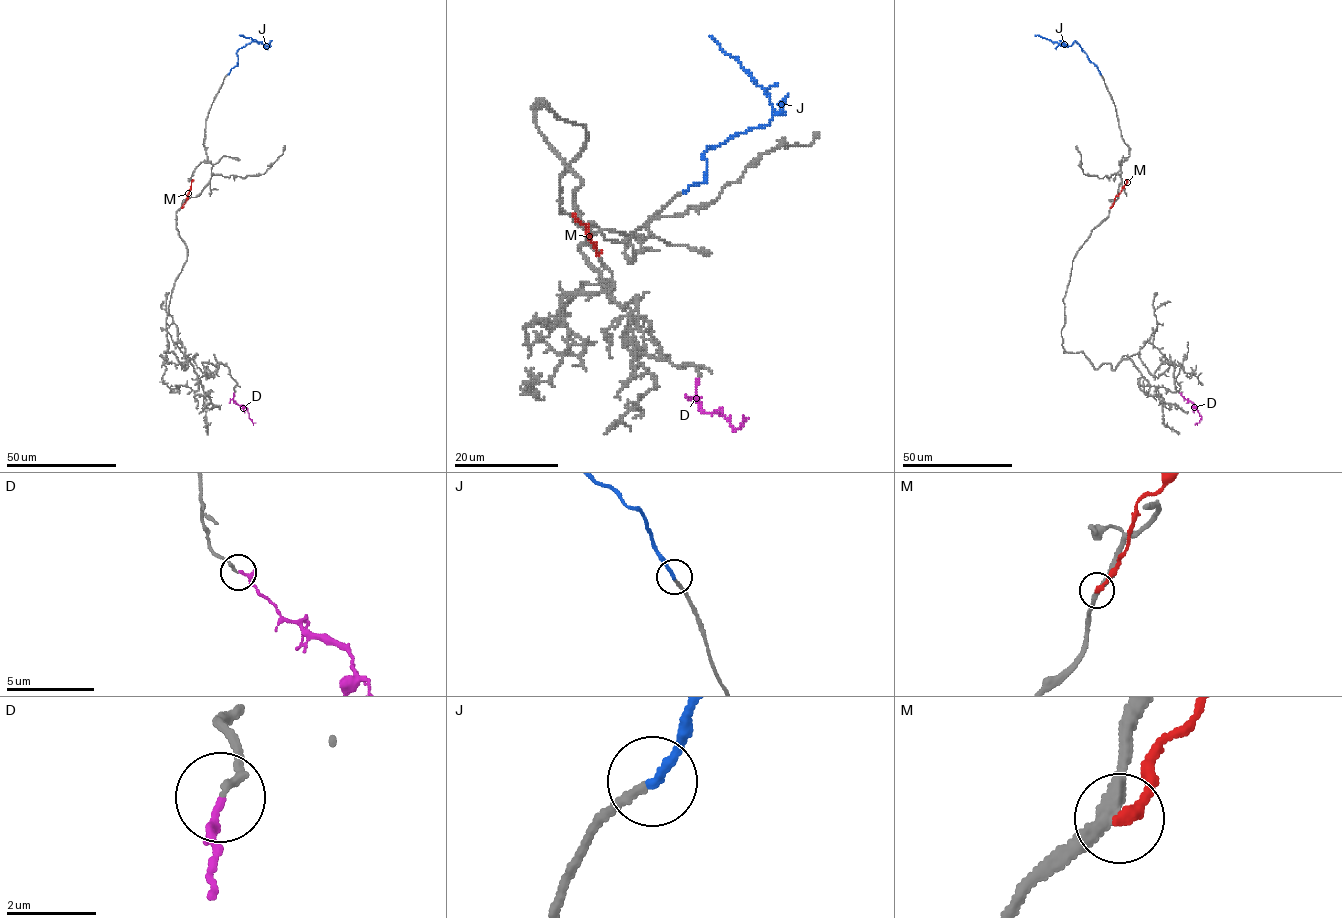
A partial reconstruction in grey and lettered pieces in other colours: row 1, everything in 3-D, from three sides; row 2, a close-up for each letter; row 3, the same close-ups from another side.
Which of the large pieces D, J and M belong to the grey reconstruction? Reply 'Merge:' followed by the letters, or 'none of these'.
Merge: D, J

